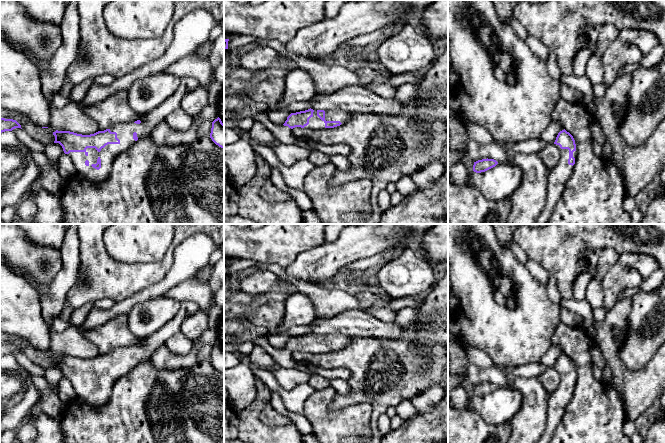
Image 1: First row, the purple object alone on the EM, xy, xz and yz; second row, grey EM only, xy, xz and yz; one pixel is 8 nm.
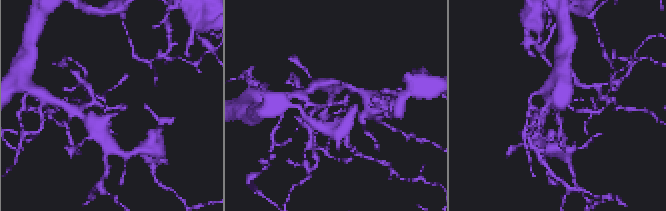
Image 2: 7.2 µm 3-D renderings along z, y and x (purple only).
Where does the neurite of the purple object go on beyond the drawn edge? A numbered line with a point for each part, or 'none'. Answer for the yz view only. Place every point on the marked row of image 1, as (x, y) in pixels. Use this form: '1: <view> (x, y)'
1: yz (557, 177)

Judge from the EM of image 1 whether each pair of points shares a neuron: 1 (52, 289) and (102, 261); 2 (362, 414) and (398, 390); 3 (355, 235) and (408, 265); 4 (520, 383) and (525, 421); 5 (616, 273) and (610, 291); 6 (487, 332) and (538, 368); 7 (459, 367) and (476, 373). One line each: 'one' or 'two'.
1: two
2: two
3: two
4: one
5: one
6: two
7: two

